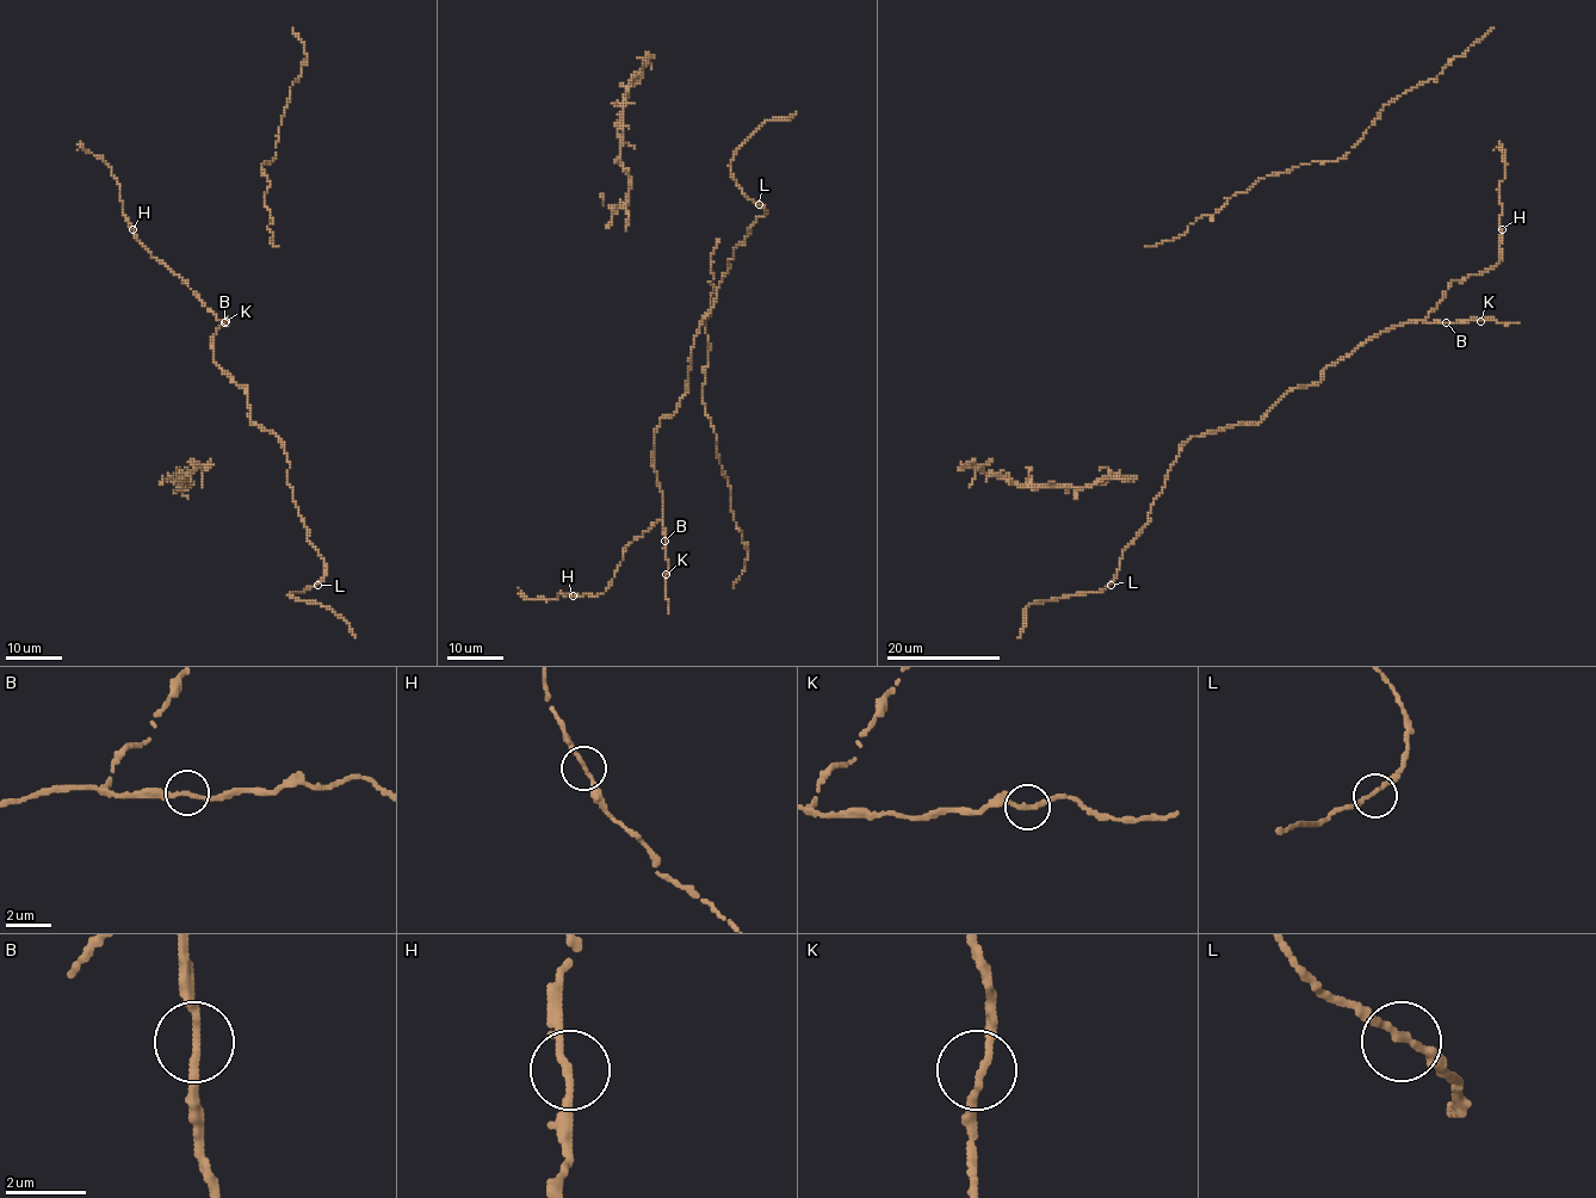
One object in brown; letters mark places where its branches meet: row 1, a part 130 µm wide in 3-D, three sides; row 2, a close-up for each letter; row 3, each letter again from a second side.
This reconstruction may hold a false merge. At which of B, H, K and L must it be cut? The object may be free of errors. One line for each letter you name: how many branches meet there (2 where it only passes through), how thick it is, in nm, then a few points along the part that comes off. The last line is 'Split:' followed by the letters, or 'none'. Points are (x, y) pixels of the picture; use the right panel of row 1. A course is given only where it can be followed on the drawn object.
Split: none

